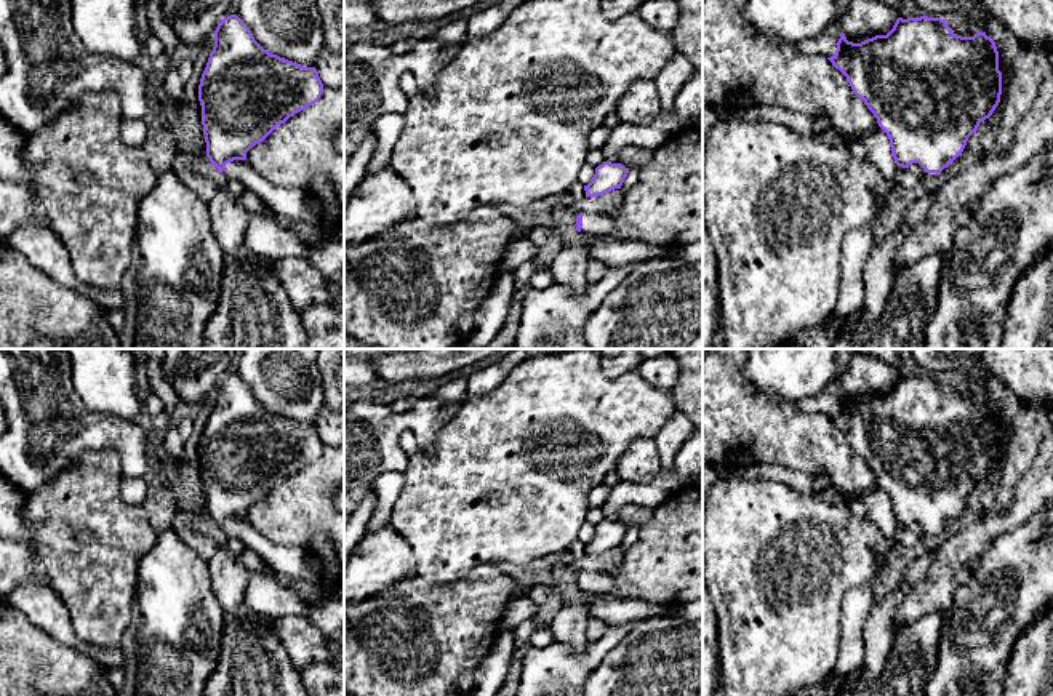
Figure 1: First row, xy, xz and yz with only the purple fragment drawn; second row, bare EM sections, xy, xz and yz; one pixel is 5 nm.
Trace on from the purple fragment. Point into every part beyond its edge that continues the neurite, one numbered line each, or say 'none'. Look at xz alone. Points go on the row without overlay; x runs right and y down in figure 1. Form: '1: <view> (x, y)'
1: xz (592, 581)

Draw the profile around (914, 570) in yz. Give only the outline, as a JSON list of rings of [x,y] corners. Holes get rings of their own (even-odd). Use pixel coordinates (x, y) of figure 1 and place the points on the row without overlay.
[[[938,546],[915,552],[903,571],[898,574],[898,586],[914,586],[927,571],[928,565],[938,555]]]

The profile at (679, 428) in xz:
[[[675,411],[656,435],[661,469],[648,485],[619,482],[602,506],[605,520],[619,522],[619,509],[629,502],[655,509],[675,493],[682,483],[674,469],[674,459],[683,443],[696,432],[691,419]]]

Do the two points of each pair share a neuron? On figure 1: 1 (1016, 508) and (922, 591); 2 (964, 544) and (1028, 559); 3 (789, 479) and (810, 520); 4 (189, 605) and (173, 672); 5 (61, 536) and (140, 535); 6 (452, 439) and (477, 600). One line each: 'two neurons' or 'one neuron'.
1: one neuron
2: two neurons
3: two neurons
4: one neuron
5: one neuron
6: two neurons

